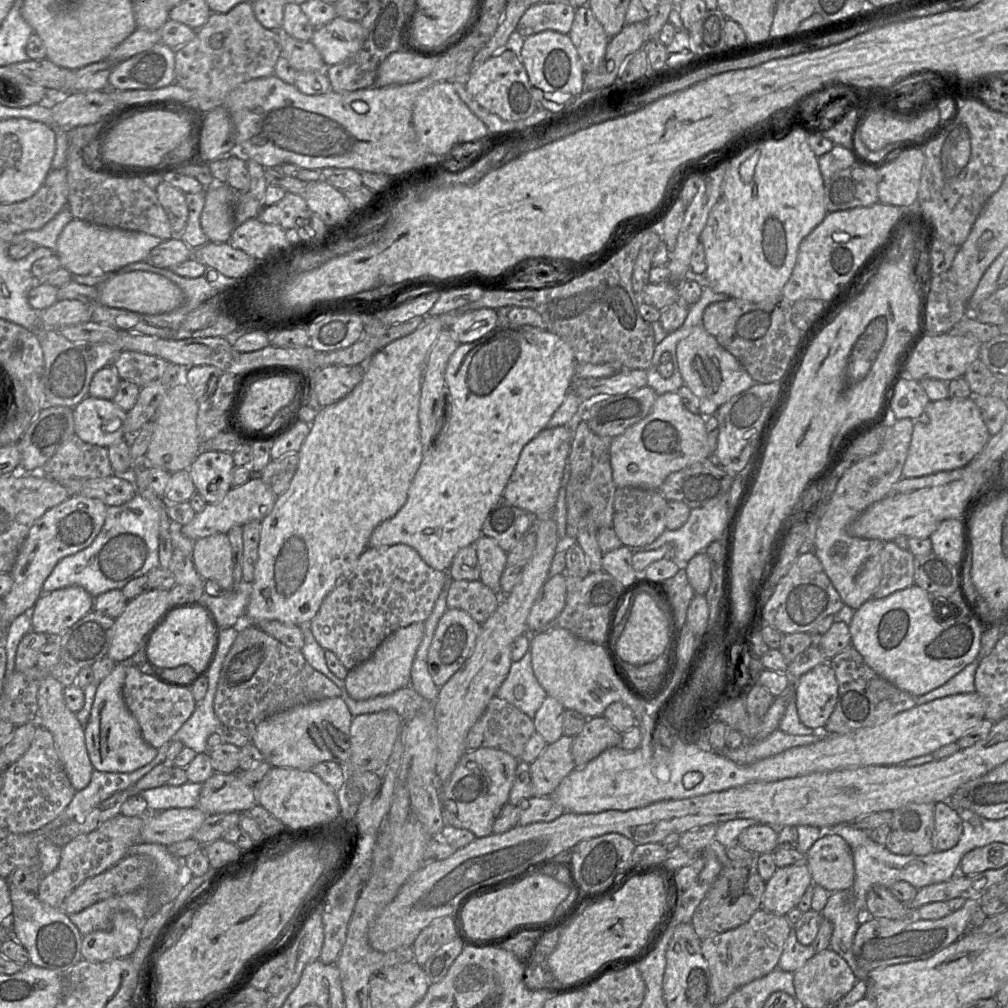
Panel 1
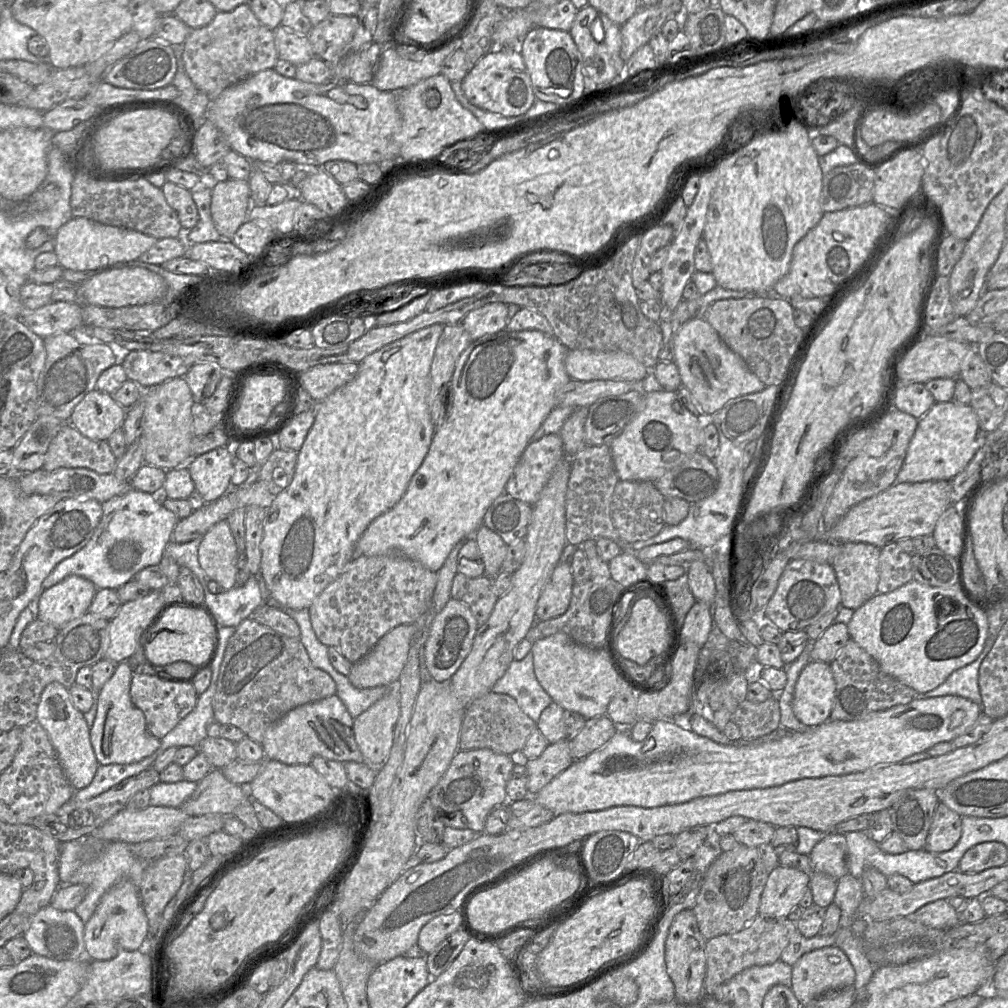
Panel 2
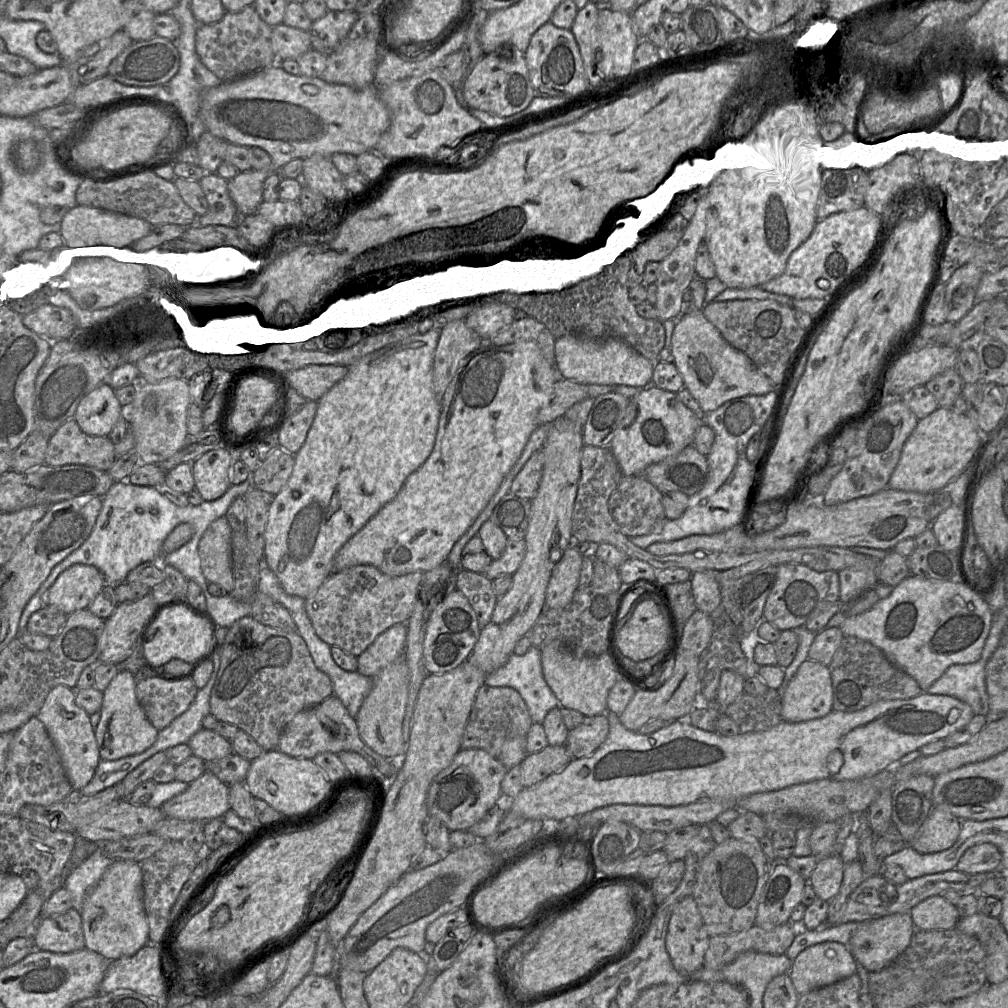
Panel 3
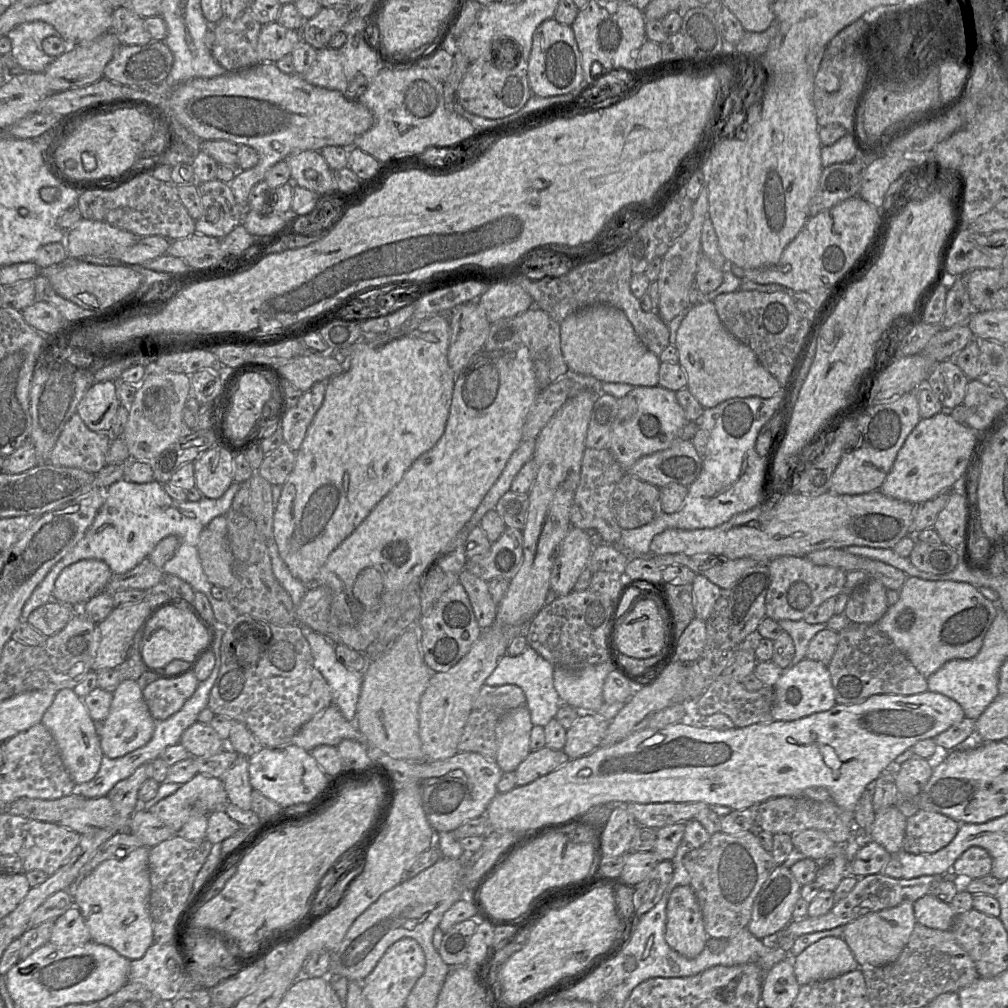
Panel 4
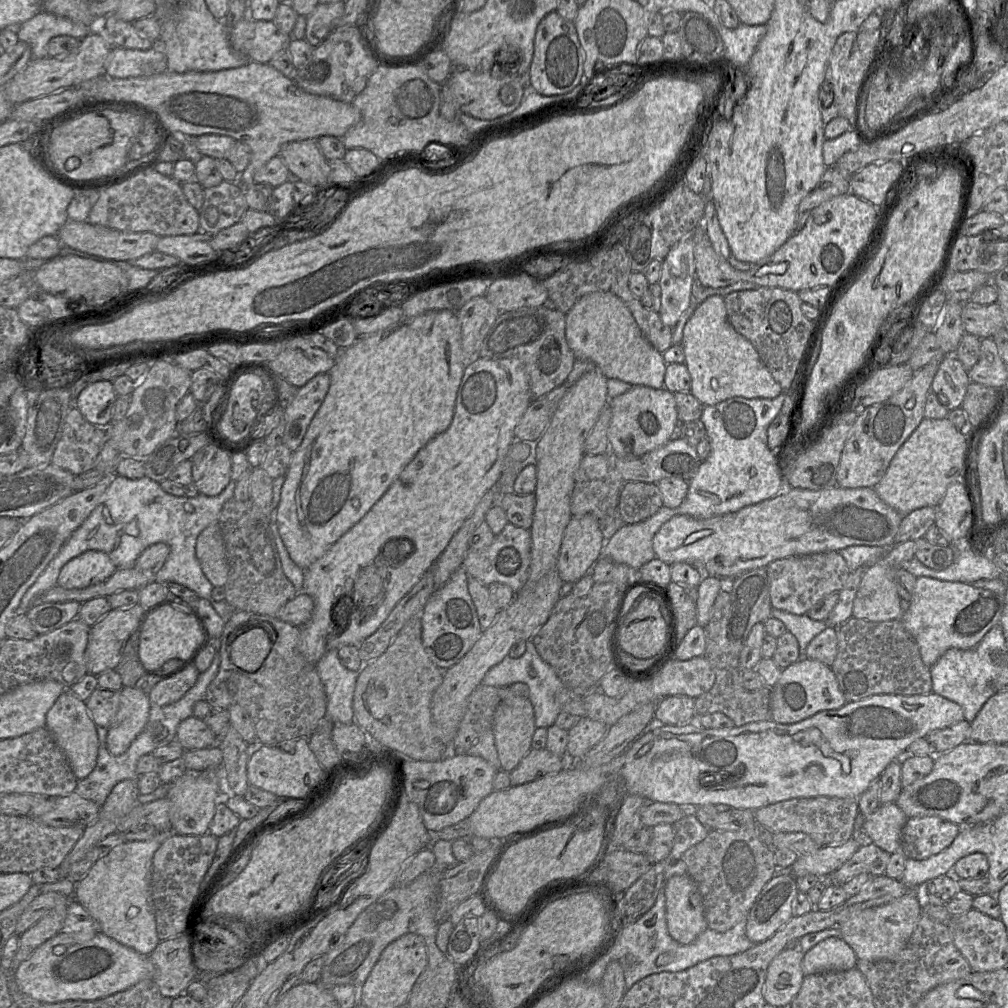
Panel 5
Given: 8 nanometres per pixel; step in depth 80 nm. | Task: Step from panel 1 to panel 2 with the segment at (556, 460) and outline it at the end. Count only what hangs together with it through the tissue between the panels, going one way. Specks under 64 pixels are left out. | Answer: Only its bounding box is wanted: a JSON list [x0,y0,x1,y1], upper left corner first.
[504,433,564,506]

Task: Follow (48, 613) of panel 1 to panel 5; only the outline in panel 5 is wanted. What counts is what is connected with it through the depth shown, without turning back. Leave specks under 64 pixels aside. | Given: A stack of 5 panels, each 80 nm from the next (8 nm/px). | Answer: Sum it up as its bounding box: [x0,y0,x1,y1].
[57,550,117,589]

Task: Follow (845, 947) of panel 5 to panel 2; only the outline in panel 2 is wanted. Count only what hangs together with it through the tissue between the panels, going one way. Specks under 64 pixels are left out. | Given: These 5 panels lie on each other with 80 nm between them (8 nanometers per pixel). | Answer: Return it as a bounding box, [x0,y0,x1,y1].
[791,946,855,1005]

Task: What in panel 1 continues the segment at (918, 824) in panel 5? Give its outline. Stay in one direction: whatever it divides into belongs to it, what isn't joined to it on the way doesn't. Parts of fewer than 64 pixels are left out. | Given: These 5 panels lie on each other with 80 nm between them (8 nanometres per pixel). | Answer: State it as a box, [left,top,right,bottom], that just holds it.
[932,801,962,852]

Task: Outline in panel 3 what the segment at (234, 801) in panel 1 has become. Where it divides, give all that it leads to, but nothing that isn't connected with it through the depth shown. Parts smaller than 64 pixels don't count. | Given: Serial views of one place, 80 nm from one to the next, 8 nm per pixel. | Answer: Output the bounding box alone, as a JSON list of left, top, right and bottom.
[160,771,231,822]

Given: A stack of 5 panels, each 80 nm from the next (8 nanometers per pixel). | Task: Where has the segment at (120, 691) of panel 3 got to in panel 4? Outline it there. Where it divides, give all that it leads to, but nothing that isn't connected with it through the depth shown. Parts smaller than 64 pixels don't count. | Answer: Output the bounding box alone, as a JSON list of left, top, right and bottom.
[100,679,155,759]

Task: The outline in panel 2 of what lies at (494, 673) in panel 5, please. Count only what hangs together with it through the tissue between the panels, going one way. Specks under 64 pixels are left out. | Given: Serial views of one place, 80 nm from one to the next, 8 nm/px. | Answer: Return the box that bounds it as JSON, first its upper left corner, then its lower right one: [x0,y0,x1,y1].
[491,651,553,722]

